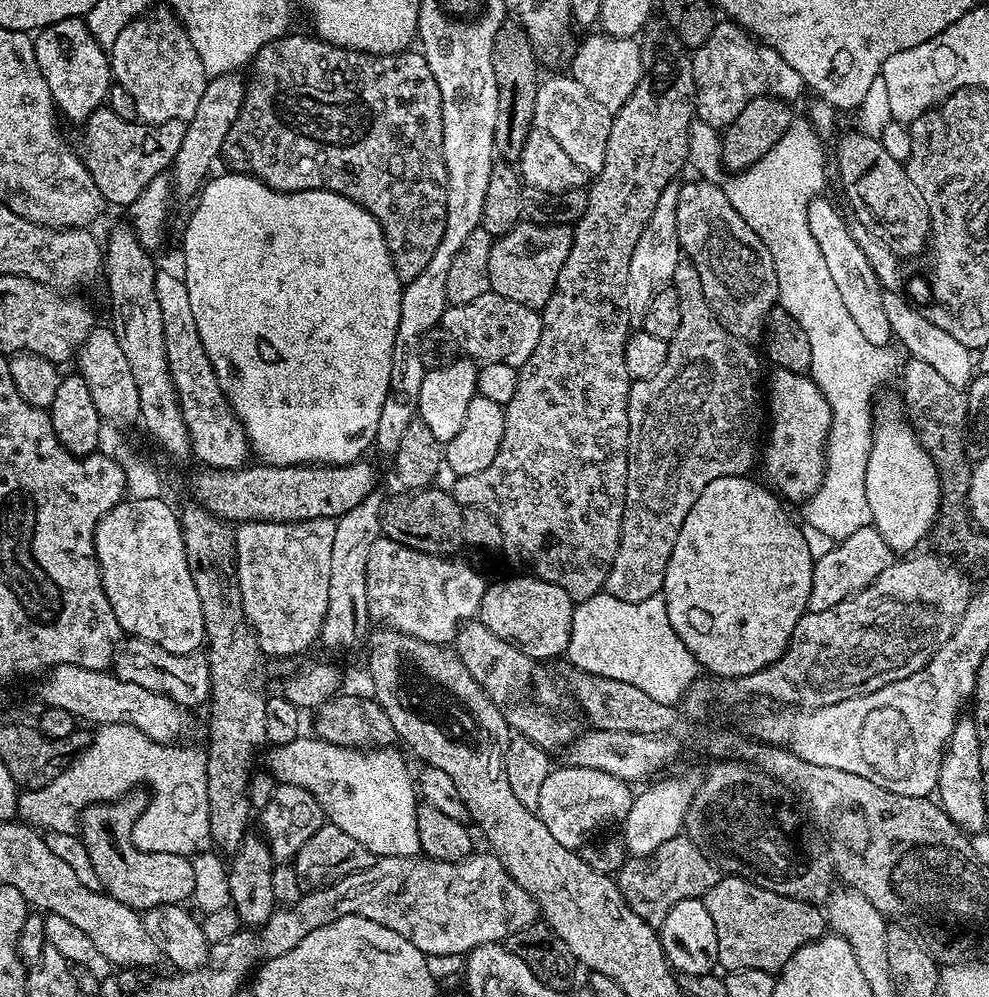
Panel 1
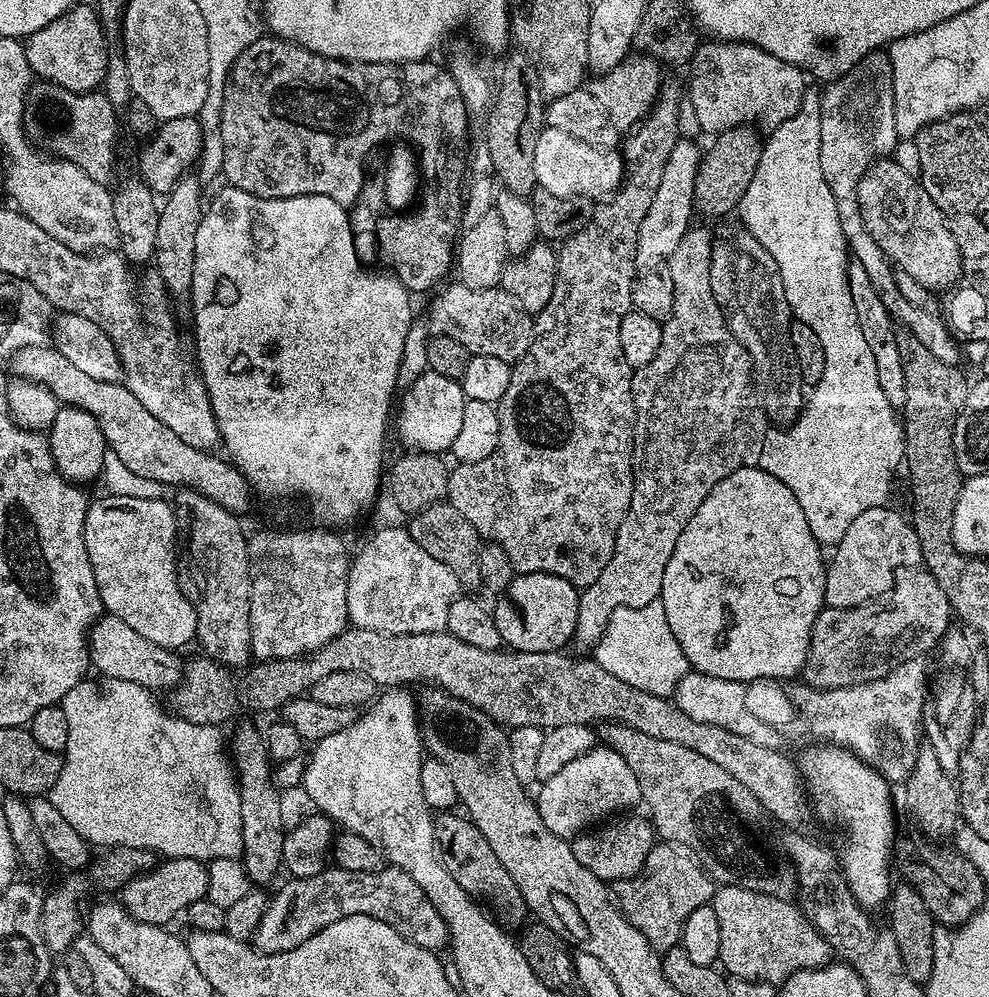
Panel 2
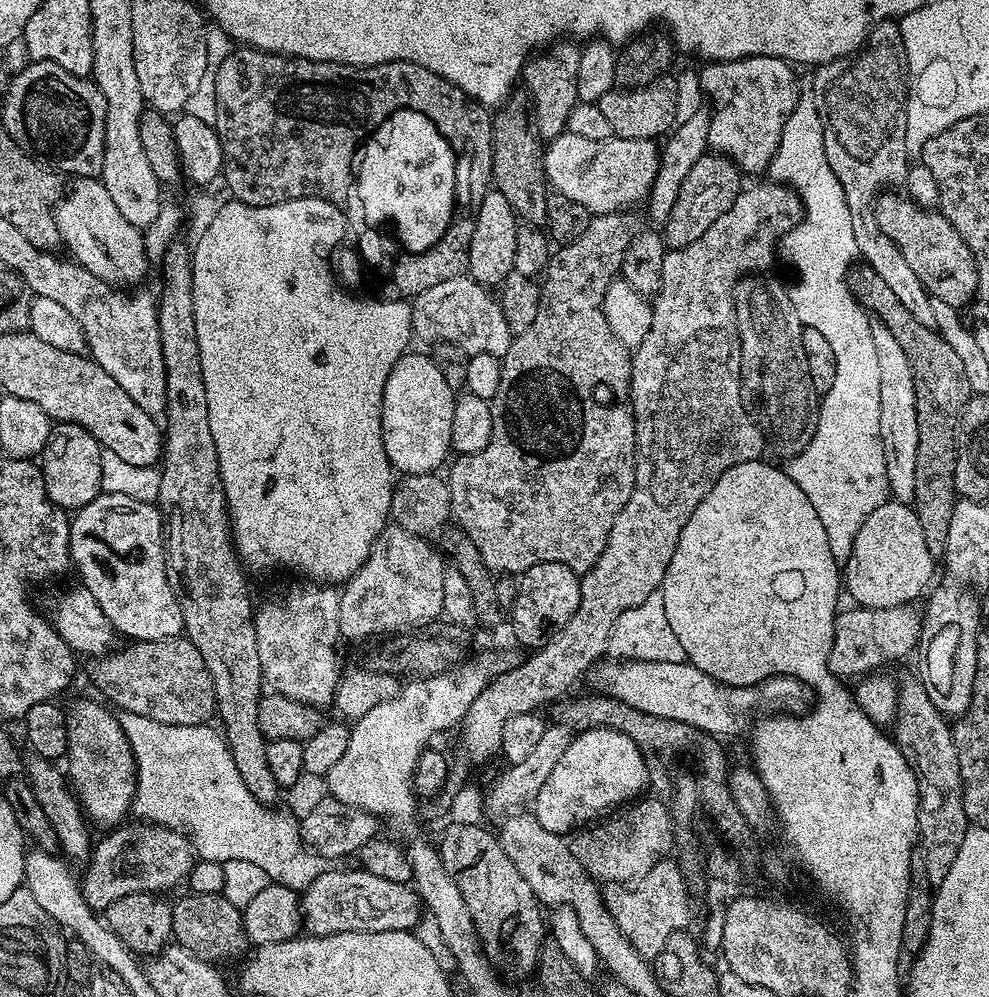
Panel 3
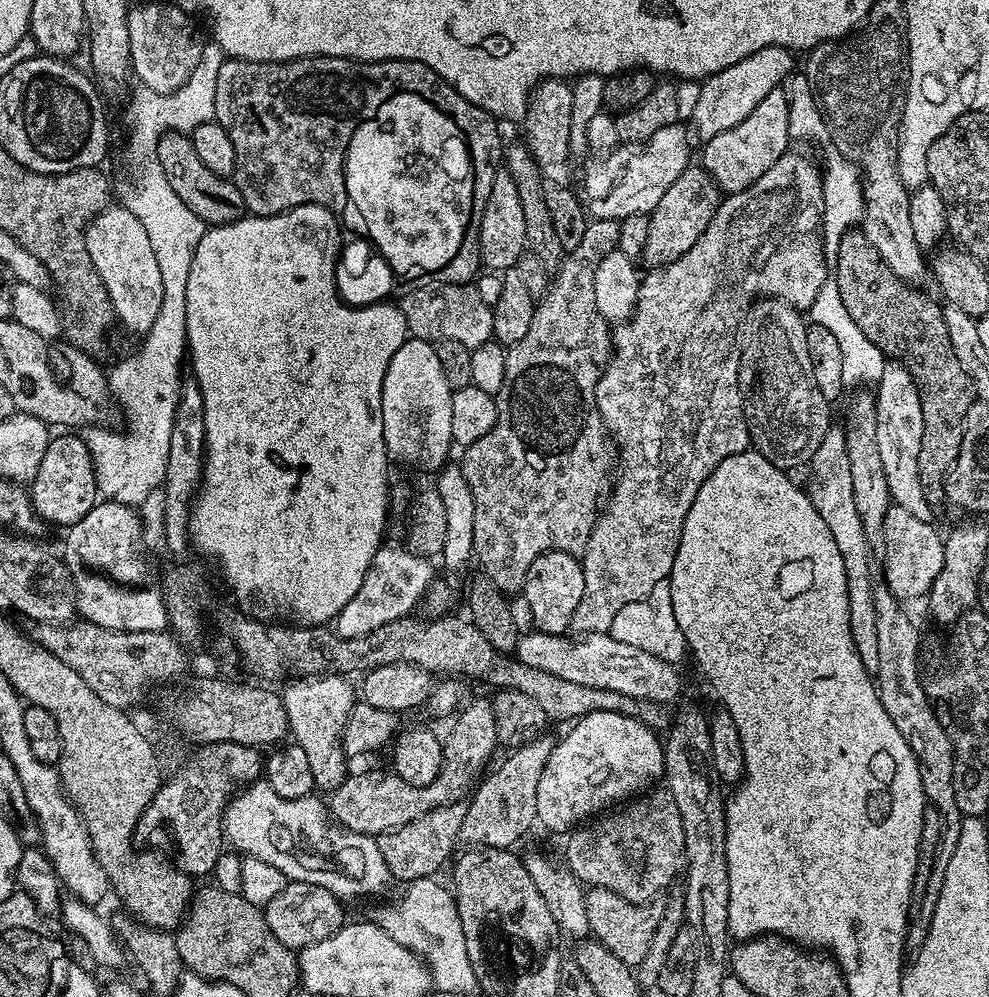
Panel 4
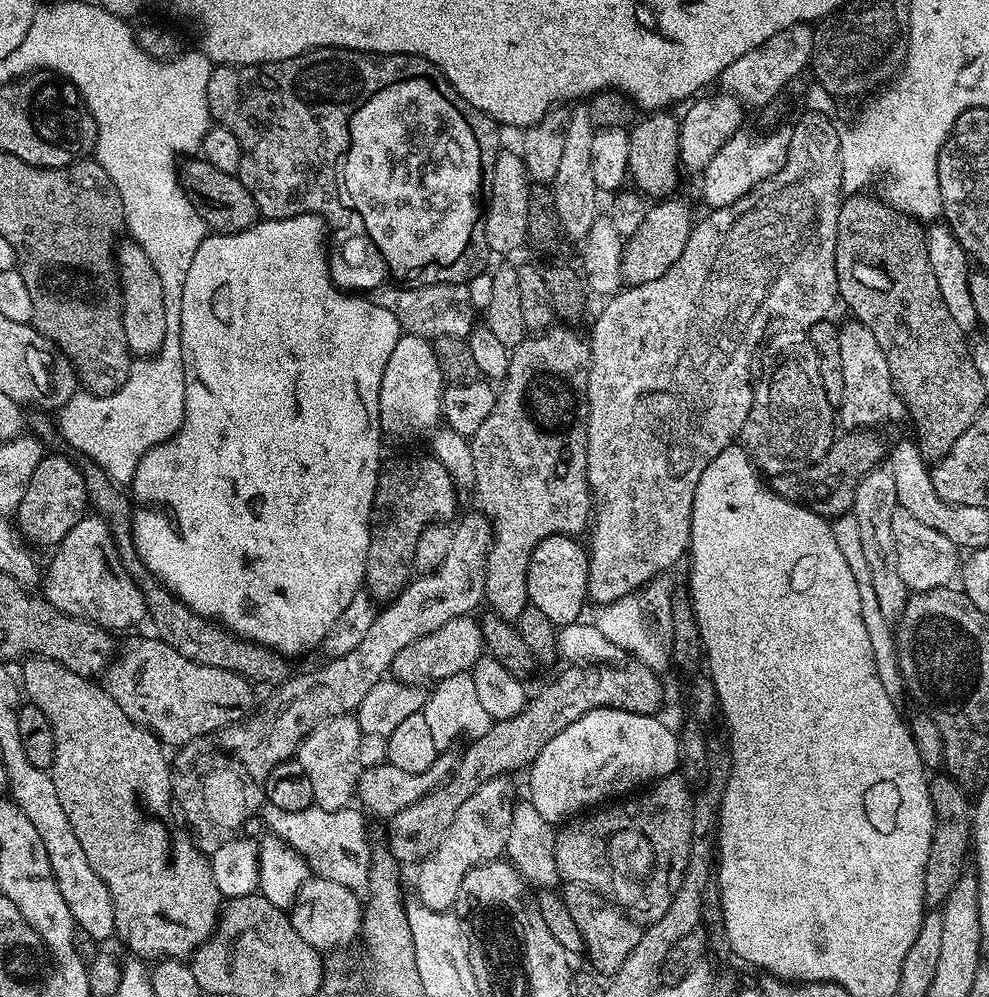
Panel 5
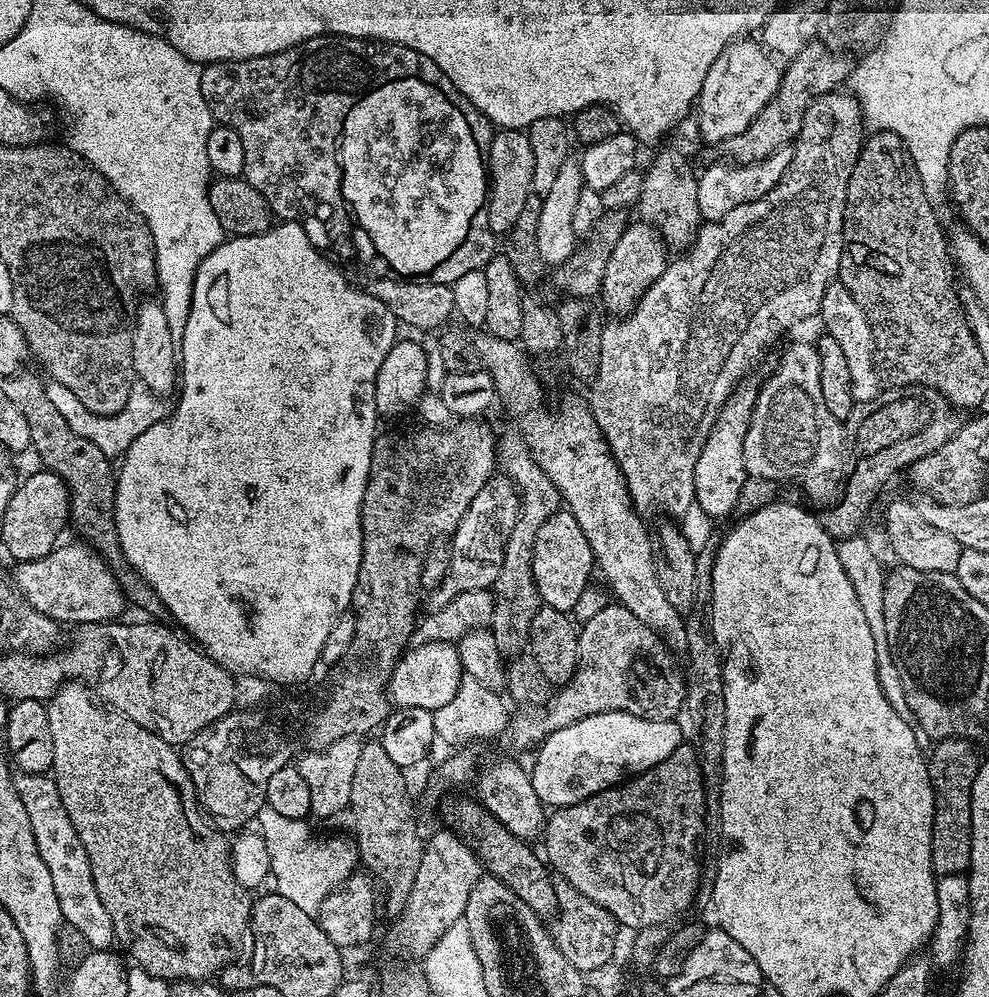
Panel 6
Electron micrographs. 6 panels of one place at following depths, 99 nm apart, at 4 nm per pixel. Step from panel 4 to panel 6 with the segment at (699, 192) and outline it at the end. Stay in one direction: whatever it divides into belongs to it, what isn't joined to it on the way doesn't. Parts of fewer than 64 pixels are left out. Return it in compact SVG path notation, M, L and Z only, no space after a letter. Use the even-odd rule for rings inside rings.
M629 223L624 233L618 238L618 242L614 242L614 250L610 250L610 258L602 274L598 300L605 309L608 307L612 314L631 312L642 298L642 294L646 294L646 290L650 290L650 286L658 282L658 278L670 263L670 249L660 236L660 231L650 223L639 223Z

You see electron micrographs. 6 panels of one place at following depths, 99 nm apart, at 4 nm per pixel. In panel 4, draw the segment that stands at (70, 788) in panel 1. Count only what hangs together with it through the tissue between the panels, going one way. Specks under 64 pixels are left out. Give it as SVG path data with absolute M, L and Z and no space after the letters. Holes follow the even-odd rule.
M253 782L237 791L227 801L222 813L225 841L244 856L270 862L270 866L282 870L285 881L313 883L314 886L322 886L332 891L339 898L380 896L383 892L390 891L394 886L394 879L378 850L376 836L347 831L343 825L334 822L329 813L329 805L324 800L320 801L318 796L313 794L306 798L287 800L274 794L274 790L270 790L266 782Z

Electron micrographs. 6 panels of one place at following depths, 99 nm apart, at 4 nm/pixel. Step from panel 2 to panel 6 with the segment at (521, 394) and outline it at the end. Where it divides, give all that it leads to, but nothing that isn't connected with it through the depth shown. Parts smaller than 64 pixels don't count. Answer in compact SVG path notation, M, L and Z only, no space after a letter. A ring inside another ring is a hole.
M519 435L499 437L498 468L515 484L516 491L520 493L520 513L514 522L514 530L510 530L506 554L502 558L502 570L498 570L498 578L494 585L493 620L490 627L498 650L506 658L511 658L521 655L528 648L530 622L534 622L534 614L538 614L542 606L532 569L534 538L542 522L546 522L550 514L561 511L562 501L558 489L537 466L535 458Z

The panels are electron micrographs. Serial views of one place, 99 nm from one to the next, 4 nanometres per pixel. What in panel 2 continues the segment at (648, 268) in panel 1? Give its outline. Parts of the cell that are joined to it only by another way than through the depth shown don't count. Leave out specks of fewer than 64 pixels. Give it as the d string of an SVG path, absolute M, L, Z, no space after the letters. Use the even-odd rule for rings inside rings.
M681 138L676 141L674 150L670 150L670 159L662 169L662 179L660 179L658 191L654 194L654 199L650 201L650 210L646 210L646 218L642 218L642 226L638 230L636 254L641 261L667 261L668 256L674 254L678 242L682 242L682 238L693 223L692 212L694 213L696 202L694 182L696 181L696 171L700 168L702 148L692 143L696 142L688 138Z

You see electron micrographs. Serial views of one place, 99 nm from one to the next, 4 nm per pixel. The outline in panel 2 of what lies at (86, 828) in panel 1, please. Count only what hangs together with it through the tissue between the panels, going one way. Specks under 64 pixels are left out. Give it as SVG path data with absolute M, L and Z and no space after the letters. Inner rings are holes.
M173 856L161 859L155 866L133 876L122 889L122 903L134 919L168 926L179 912L181 915L191 904L205 899L207 894L208 864L189 856Z

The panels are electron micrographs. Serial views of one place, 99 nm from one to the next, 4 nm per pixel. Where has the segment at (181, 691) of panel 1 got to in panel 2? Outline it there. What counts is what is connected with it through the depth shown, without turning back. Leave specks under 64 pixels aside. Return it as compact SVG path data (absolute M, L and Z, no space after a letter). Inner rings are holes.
M104 614L93 624L92 631L88 633L88 655L91 667L95 671L97 668L101 677L109 676L134 682L149 690L172 690L184 679L185 661L180 661L173 649L154 646L154 642L142 638L138 630L126 626L126 622L122 622L122 618L117 616Z

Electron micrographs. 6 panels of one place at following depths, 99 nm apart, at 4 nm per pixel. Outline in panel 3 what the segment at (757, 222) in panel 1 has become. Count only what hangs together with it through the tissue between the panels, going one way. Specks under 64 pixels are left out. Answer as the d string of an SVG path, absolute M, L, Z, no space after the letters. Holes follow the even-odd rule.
M804 188L804 197L802 197L804 214L800 225L793 228L782 241L783 255L784 252L788 255L788 260L792 263L793 270L796 271L797 284L791 285L788 288L788 296L794 302L794 314L798 314L798 318L805 328L818 330L818 334L822 334L826 338L826 342L830 342L832 353L836 359L836 377L832 380L832 389L829 392L823 393L820 402L820 413L818 414L818 426L814 430L814 438L808 443L804 452L800 452L796 456L787 457L786 471L790 478L794 478L794 482L798 482L798 487L802 489L802 494L806 494L806 498L810 498L810 506L814 506L814 510L818 510L818 522L822 522L822 526L826 530L826 538L830 542L830 554L834 554L834 558L838 562L846 562L852 557L854 538L858 534L858 530L862 530L862 522L866 522L866 518L870 518L870 514L874 514L874 510L878 506L882 506L890 499L888 479L886 478L886 458L884 457L882 438L880 437L878 357L874 351L874 334L870 330L869 313L865 312L863 306L856 301L856 296L852 293L851 283L849 283L850 269L853 267L854 261L858 256L856 243L854 242L854 226L852 224L850 226L826 226L826 210L824 209L824 204L819 204L818 202L824 196L833 196L833 194L842 194L843 192L842 188Z

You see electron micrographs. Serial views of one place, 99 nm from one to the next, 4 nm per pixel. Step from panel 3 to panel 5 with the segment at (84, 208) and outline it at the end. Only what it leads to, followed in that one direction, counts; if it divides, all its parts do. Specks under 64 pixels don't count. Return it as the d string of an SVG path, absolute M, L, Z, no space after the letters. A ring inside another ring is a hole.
M135 242L127 243L121 243L115 251L116 267L120 277L120 297L124 303L122 306L122 326L126 330L128 351L143 358L157 352L162 346L162 338L166 338L166 302L162 298L162 281L159 280L154 266L150 266L150 258L146 258L146 250L142 250L142 246L138 246Z

